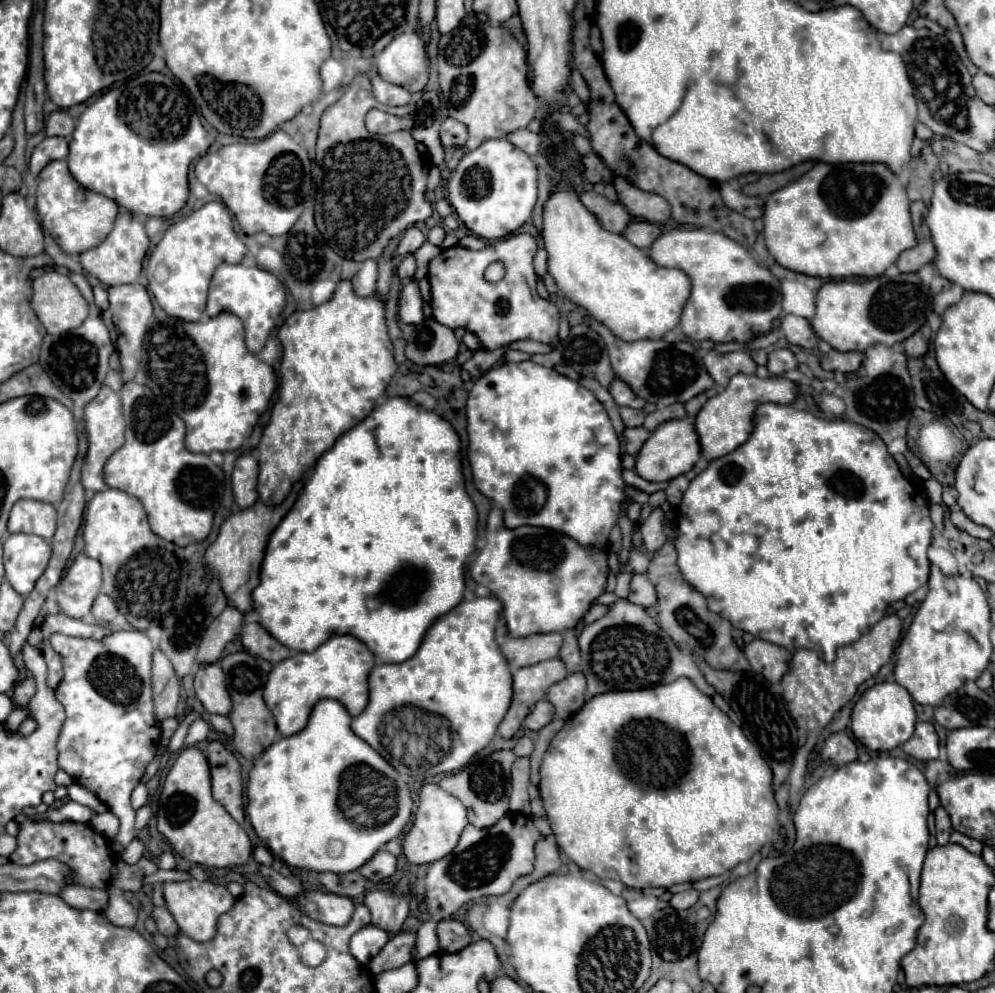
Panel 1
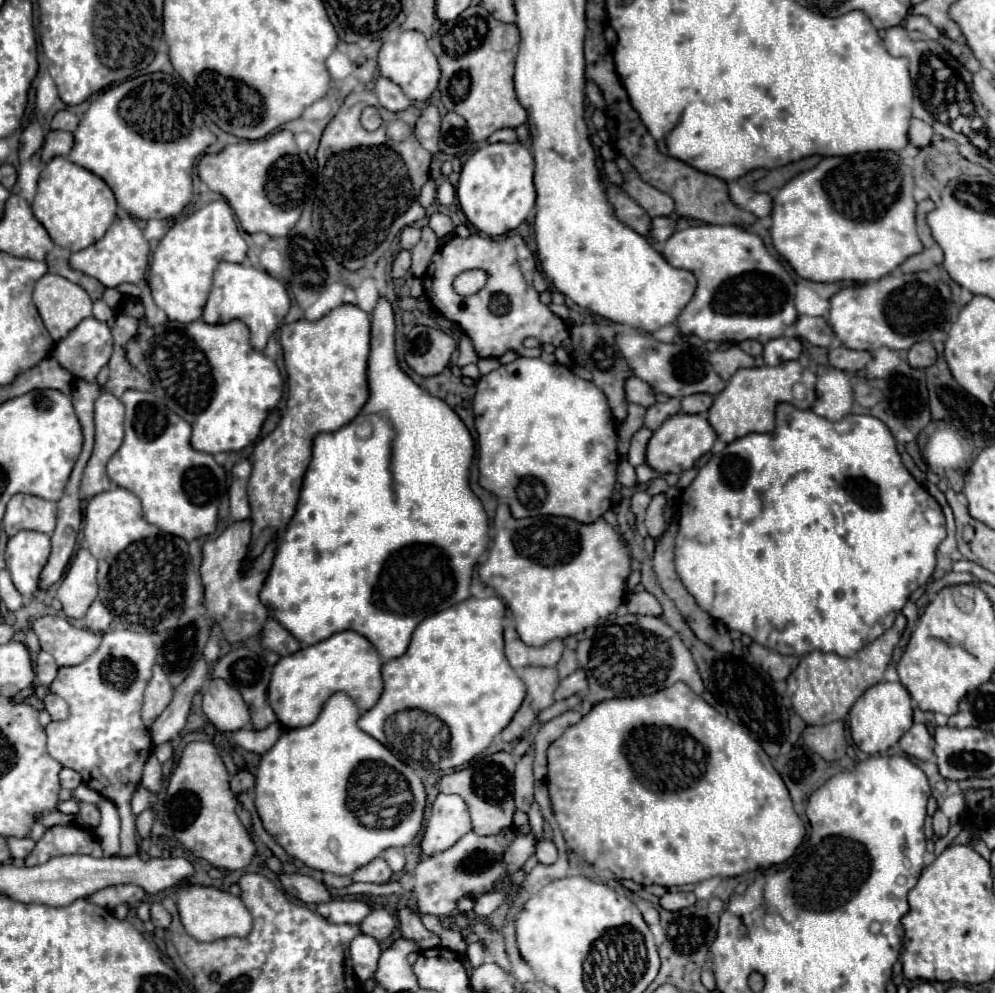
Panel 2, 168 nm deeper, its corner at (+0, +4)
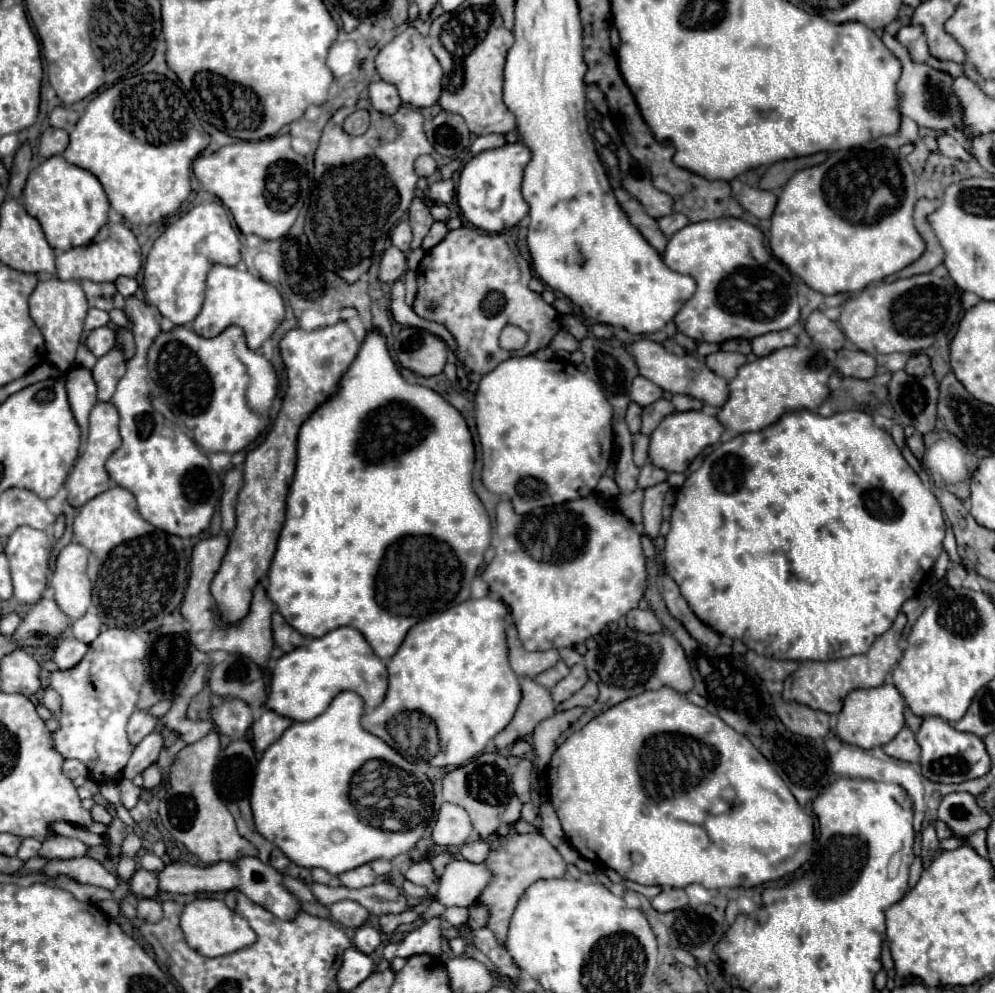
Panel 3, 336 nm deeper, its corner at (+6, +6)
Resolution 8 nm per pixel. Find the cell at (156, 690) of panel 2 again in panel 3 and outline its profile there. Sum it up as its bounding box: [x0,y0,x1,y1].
[128,709,158,745]

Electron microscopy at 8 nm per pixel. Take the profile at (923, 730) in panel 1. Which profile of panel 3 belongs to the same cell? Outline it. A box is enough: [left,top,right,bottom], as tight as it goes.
[884,727,920,763]

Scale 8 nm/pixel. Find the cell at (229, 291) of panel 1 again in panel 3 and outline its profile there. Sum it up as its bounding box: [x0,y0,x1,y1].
[192,265,284,349]

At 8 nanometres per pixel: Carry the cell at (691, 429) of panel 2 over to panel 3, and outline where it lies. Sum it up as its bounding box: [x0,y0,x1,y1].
[648,411,724,473]

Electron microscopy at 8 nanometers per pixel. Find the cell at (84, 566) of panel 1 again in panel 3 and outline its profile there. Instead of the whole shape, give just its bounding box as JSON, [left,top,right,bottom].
[52,543,92,621]

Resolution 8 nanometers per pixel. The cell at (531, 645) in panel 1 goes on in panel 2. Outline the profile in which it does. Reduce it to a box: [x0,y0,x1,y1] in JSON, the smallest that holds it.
[504,625,564,669]

